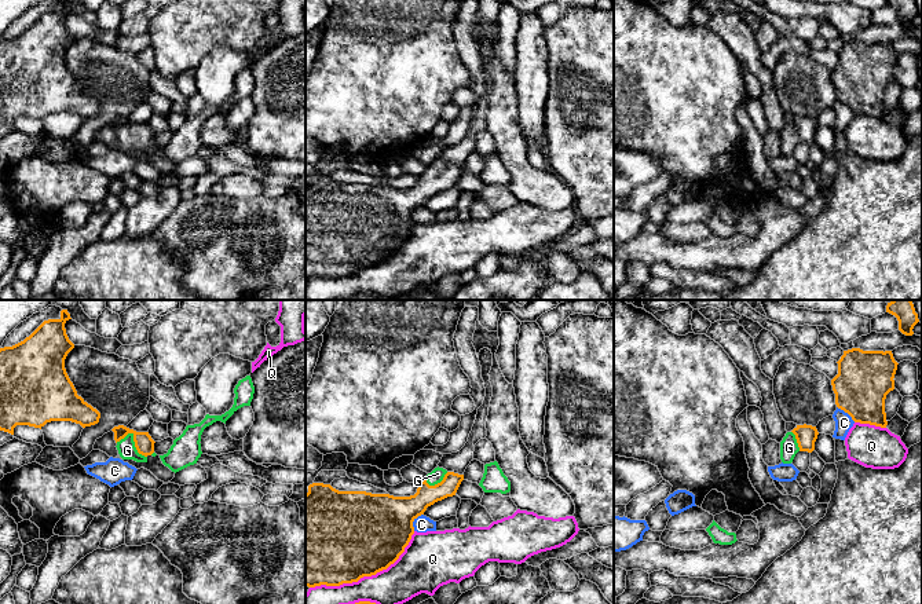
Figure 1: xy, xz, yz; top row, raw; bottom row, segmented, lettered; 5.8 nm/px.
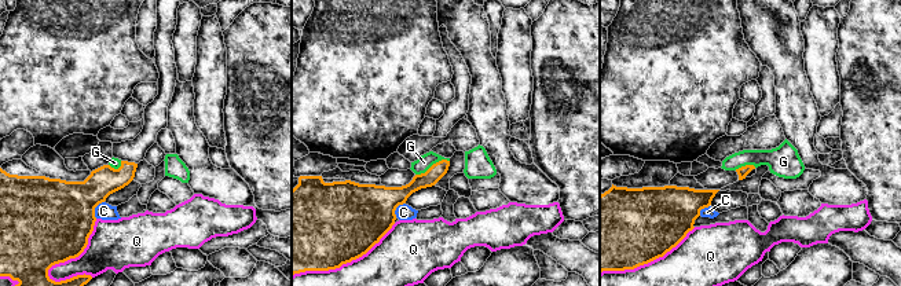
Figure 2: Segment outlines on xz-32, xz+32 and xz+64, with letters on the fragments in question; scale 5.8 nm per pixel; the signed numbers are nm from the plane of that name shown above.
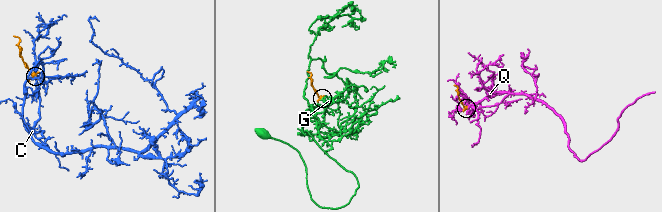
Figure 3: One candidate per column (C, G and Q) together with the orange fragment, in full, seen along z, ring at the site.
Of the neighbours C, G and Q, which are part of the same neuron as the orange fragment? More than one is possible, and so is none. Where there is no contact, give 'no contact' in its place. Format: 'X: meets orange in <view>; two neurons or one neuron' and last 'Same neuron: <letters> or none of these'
C: meets orange in xz; two neurons
G: meets orange in xy; one neuron
Q: meets orange in xz; two neurons
Same neuron: G

